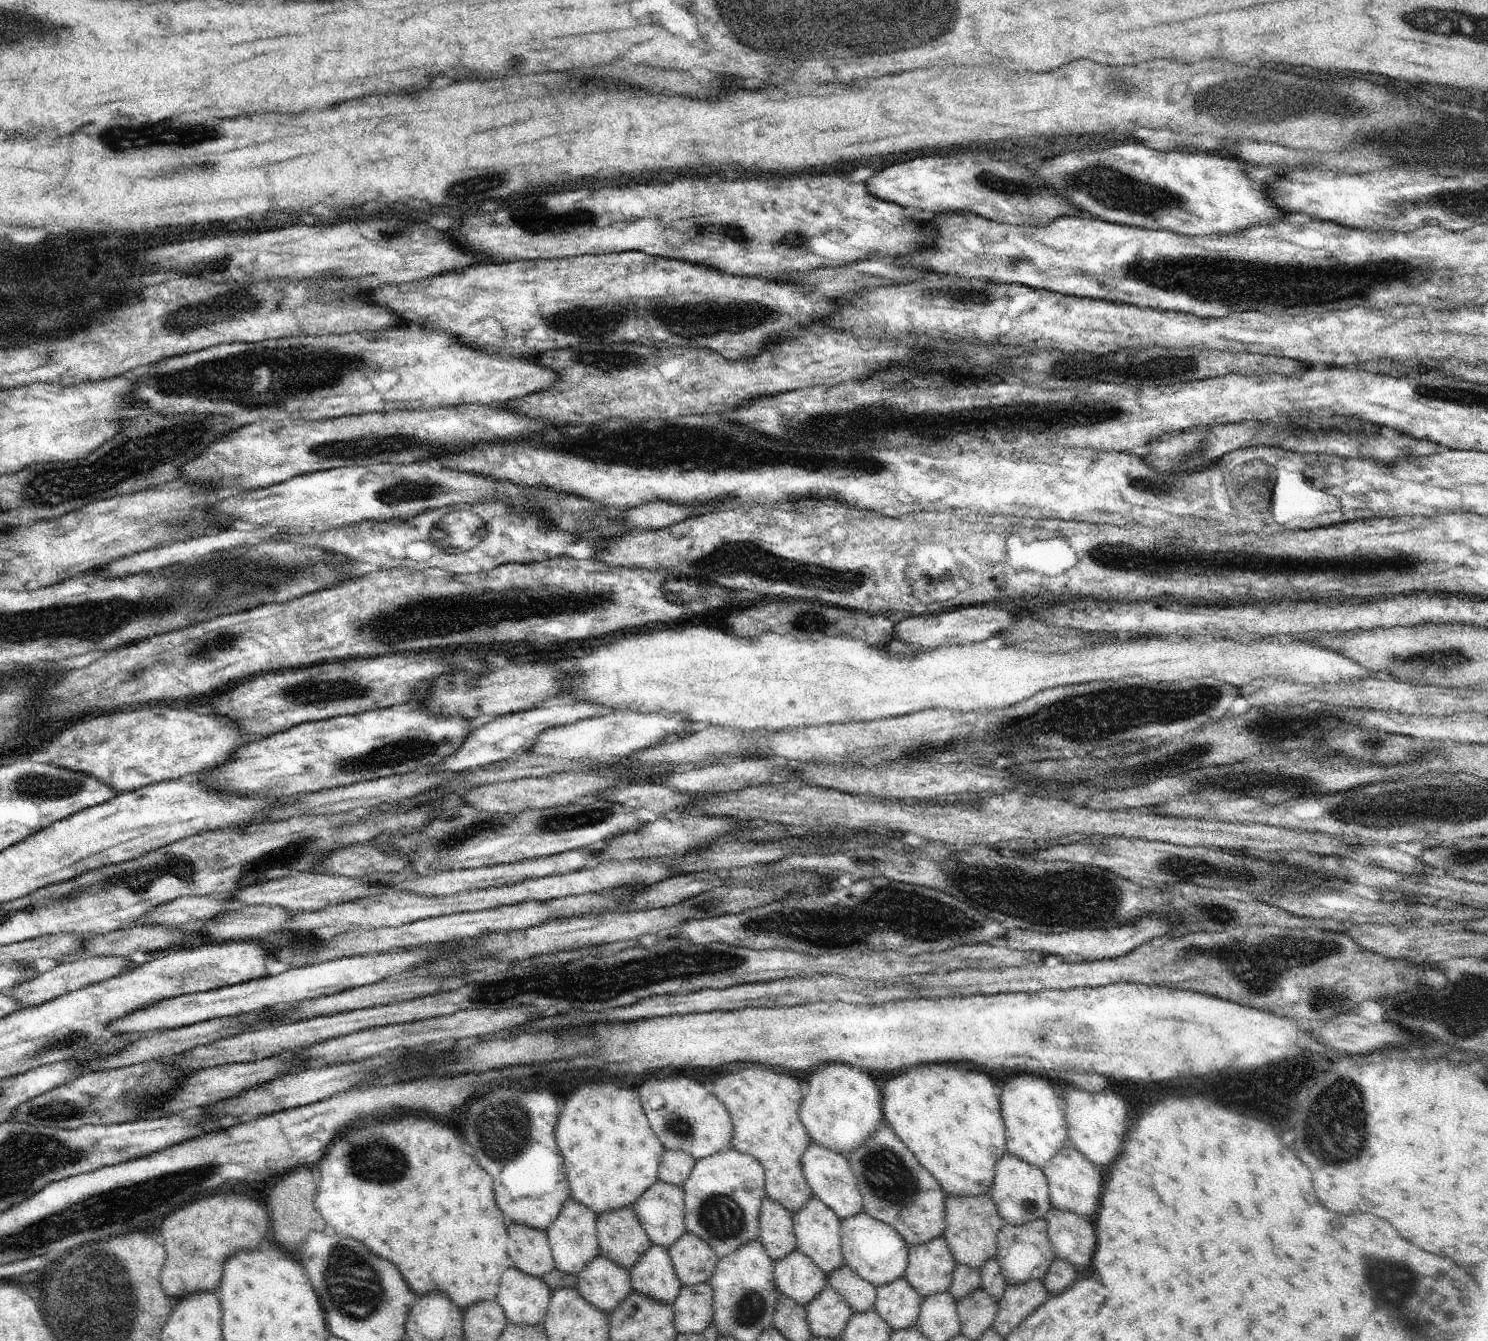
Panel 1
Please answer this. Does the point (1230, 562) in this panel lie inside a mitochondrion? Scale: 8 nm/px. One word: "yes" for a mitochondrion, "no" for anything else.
yes

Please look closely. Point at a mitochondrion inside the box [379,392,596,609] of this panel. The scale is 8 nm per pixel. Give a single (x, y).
(438, 539)

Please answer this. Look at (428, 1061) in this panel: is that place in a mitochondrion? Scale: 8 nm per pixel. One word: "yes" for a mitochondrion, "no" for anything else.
no

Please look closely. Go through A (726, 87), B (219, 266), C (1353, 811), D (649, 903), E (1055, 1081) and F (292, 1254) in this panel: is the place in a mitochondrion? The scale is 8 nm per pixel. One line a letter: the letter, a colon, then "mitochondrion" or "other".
A: other
B: other
C: mitochondrion
D: other
E: other
F: other

